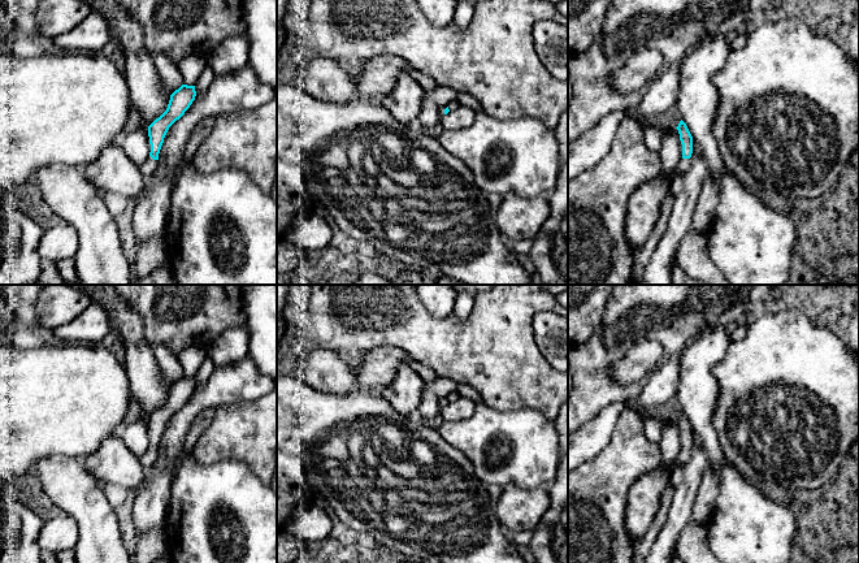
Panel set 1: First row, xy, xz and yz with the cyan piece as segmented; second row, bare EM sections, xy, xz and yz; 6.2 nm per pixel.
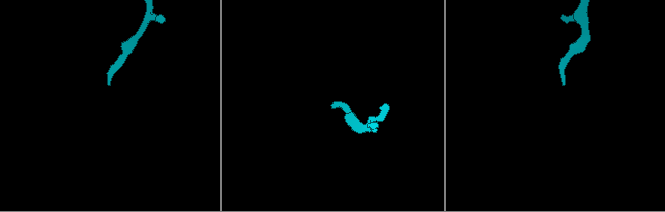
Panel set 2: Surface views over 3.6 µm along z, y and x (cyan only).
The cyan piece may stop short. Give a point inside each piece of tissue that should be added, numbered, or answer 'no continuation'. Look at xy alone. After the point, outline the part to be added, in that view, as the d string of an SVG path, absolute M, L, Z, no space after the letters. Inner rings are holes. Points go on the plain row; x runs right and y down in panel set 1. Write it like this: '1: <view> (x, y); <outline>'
1: xy (148, 459); M151 447L146 451L143 456L139 458L139 462L143 469L149 469L157 460L159 451L153 451Z

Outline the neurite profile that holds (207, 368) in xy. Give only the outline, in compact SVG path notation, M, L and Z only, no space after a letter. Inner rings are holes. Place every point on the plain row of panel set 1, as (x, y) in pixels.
M207 356L195 376L195 382L196 382L195 389L204 386L209 380L209 377L212 376L212 373L214 372L214 369L216 368L212 359Z

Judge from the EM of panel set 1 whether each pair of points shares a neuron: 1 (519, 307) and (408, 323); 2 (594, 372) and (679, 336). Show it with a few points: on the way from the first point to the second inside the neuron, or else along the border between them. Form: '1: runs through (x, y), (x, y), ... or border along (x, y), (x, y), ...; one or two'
1: runs through (491, 330), (435, 332); one
2: runs through (610, 349), (628, 330), (655, 330); one

